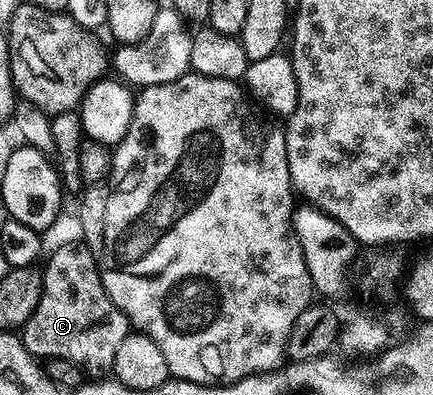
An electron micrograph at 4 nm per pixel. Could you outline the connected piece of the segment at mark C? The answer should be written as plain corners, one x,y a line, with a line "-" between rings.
84,242
61,244
44,261
39,306
19,335
34,358
63,358
78,364
89,378
105,378
113,371
115,350
131,331
129,319
111,302
95,258

